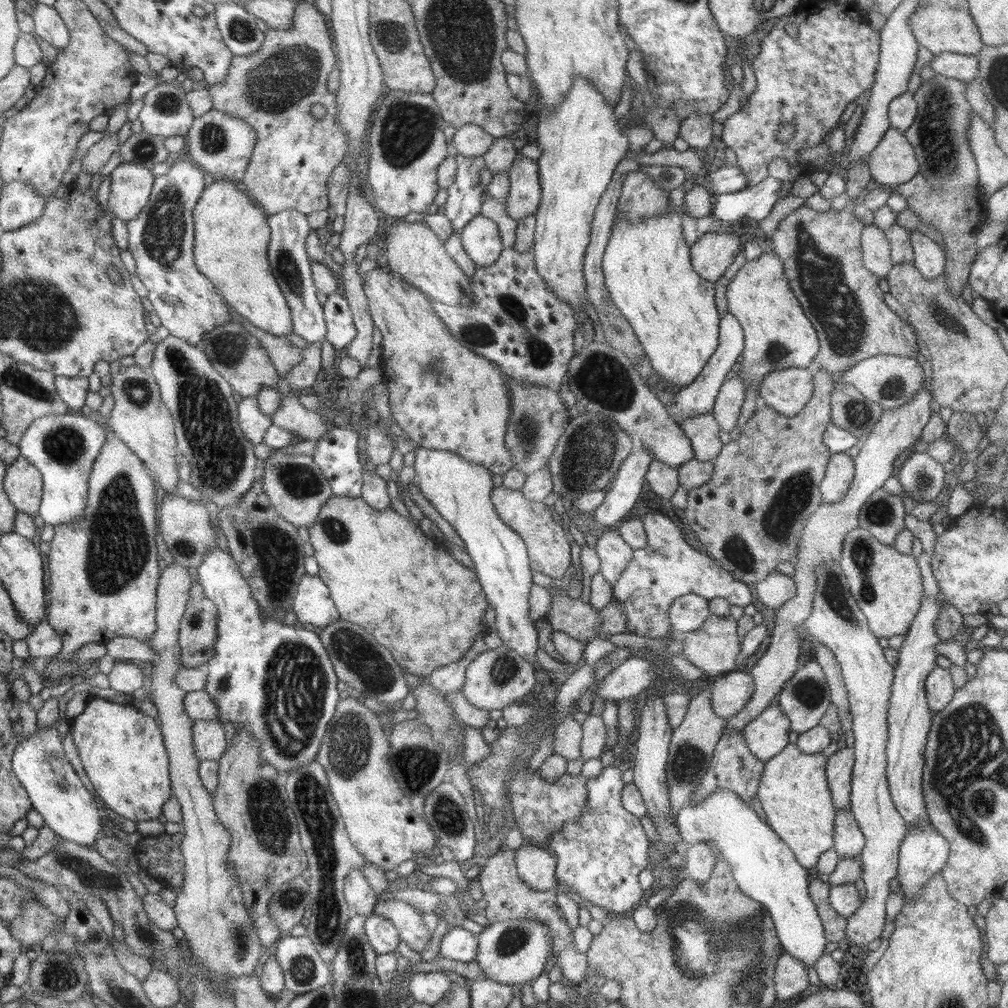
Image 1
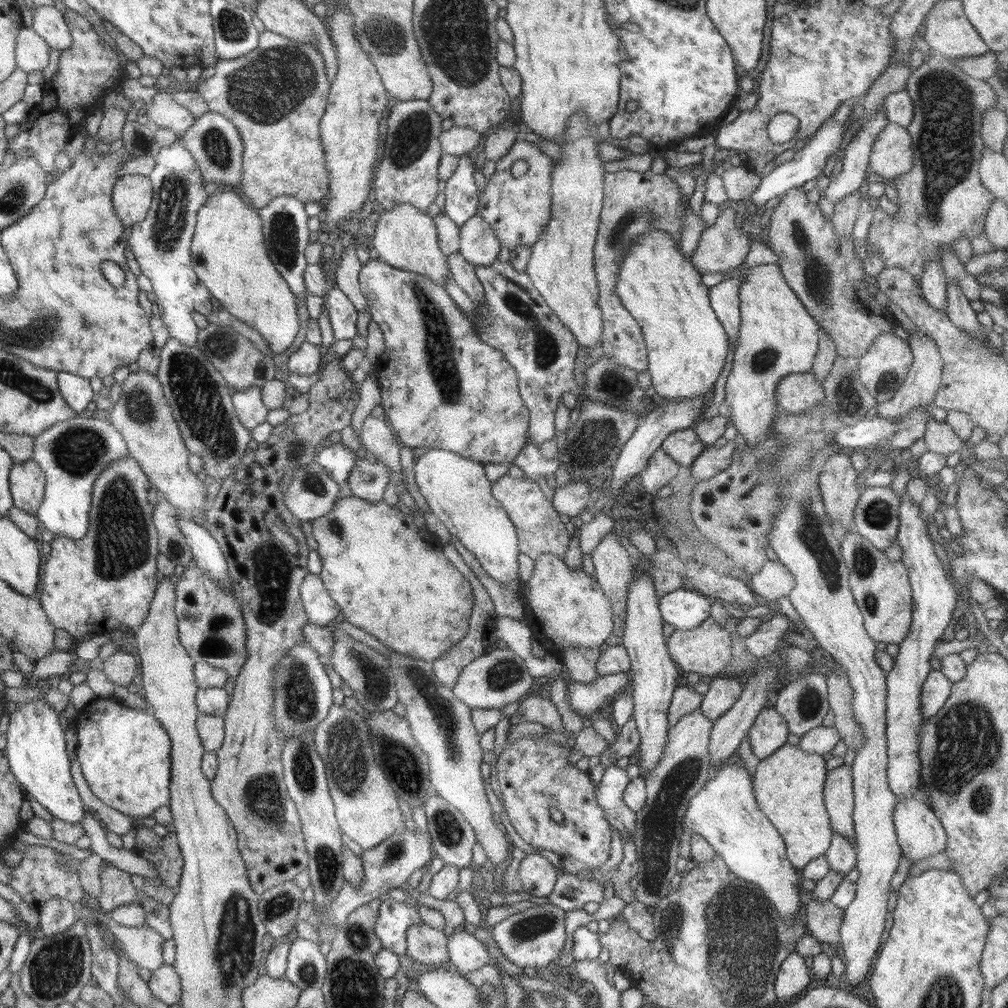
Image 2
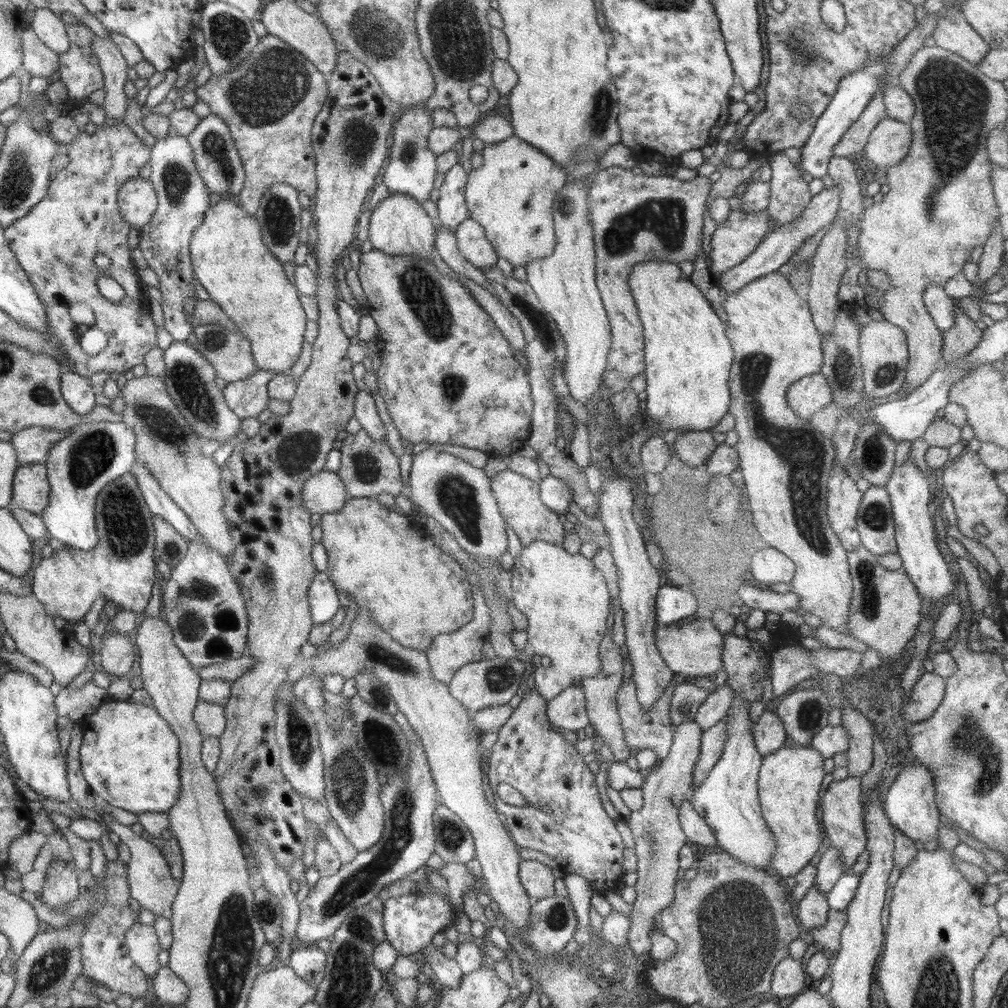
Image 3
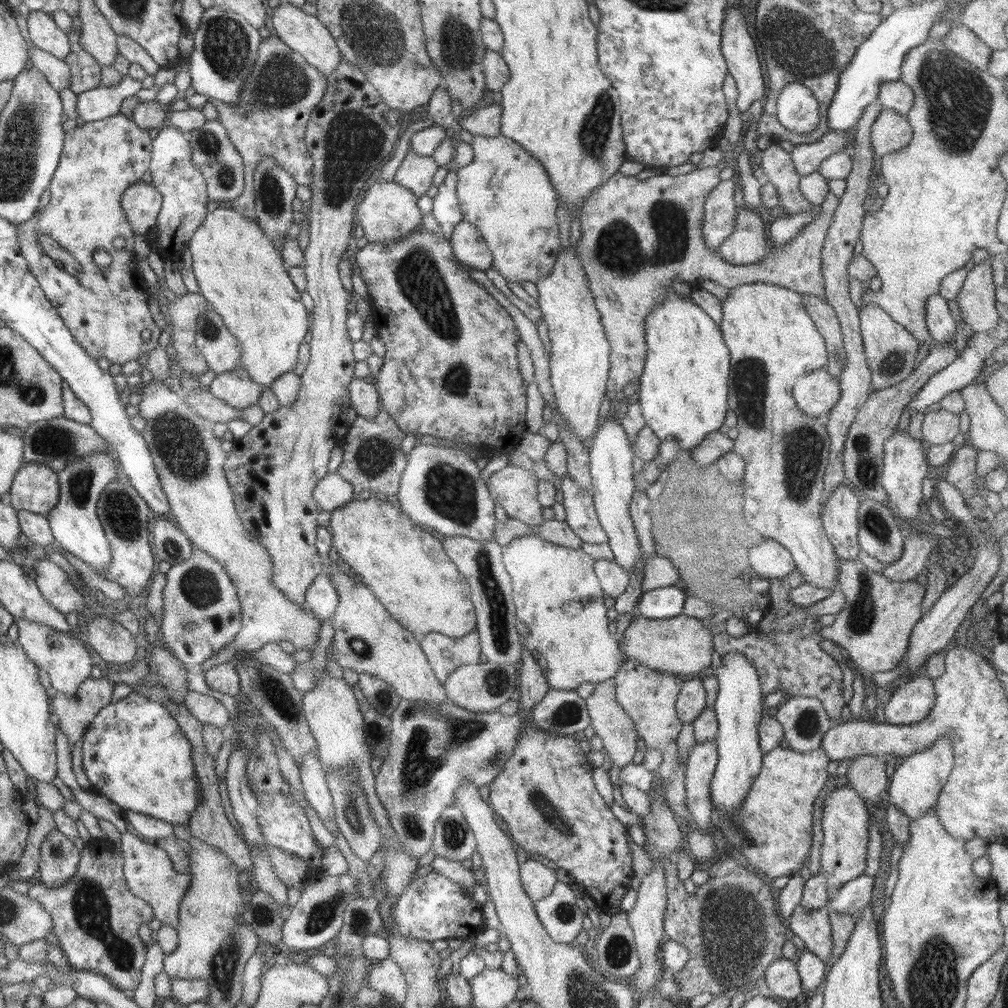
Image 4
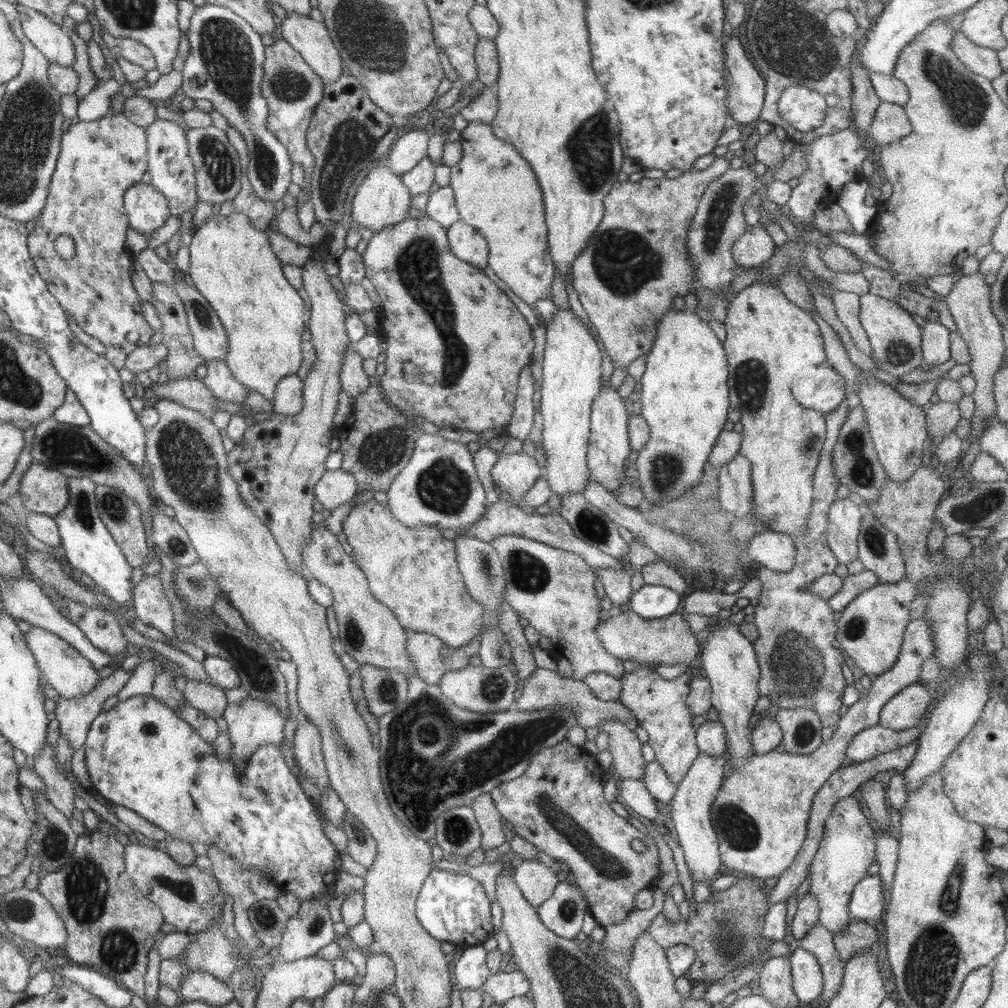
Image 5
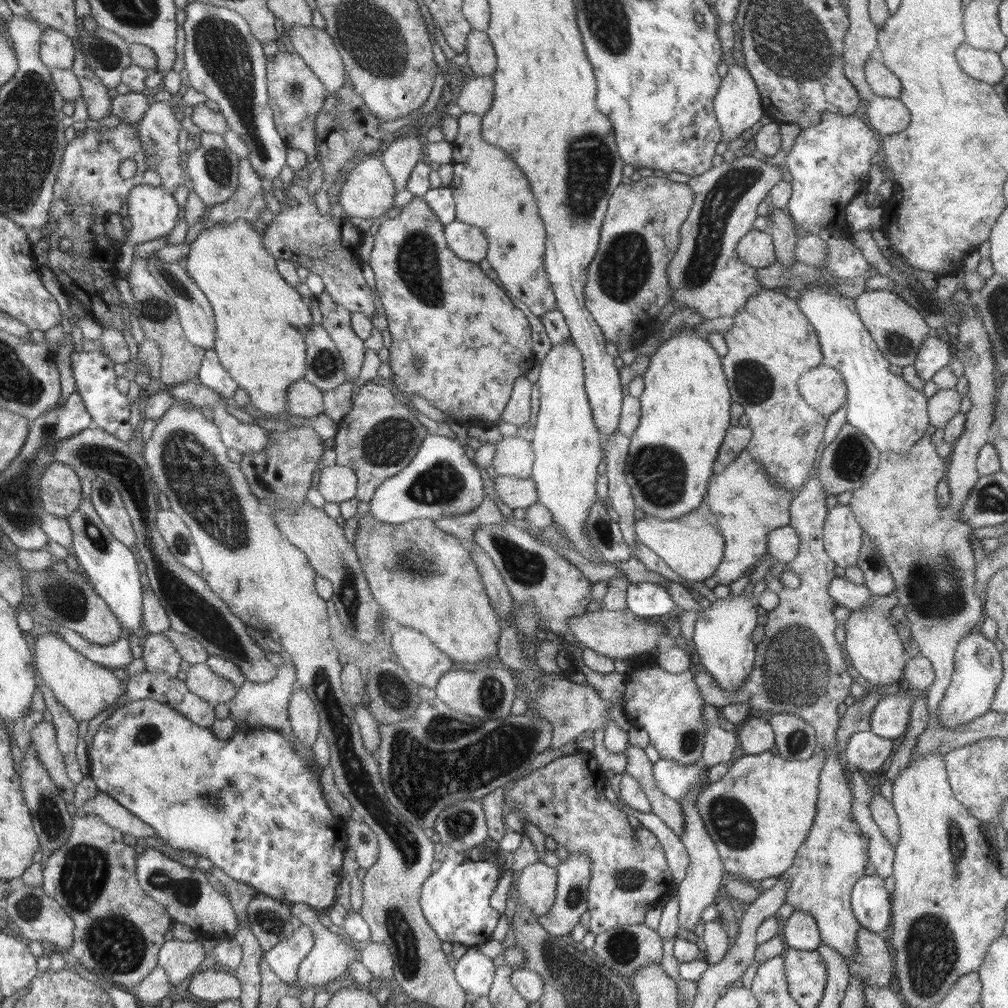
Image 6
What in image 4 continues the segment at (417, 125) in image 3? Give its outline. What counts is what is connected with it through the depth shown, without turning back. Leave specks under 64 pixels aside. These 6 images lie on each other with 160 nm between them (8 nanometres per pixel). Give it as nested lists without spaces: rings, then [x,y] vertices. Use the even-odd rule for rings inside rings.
[[[409,148],[393,181],[421,197],[433,185],[432,181],[438,169],[439,166],[432,157],[420,156]]]

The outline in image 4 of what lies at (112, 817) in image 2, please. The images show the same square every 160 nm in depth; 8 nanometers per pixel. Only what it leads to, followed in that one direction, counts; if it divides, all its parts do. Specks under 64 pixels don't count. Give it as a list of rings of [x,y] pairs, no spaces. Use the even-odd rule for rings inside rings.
[[[132,830],[121,834],[120,849],[123,852],[123,875],[130,892],[145,900],[152,907],[155,920],[162,925],[178,928],[180,901],[190,886],[191,874],[176,872],[165,850],[157,847],[152,841],[144,840]]]

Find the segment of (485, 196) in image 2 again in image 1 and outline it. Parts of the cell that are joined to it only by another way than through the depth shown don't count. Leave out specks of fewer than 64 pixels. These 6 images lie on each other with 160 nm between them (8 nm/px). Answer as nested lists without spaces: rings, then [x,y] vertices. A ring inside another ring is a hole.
[[[519,151],[510,168],[506,173],[510,181],[510,188],[507,201],[505,202],[506,212],[517,222],[525,216],[534,215],[541,201],[542,187],[539,181],[538,163]]]

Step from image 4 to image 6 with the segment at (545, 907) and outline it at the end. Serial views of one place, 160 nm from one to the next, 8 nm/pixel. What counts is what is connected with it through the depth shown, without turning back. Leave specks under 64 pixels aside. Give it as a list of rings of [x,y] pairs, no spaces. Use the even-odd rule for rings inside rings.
[[[585,852],[579,854],[570,853],[570,856],[564,863],[560,864],[557,871],[557,889],[554,906],[550,912],[537,918],[537,922],[552,937],[562,937],[569,939],[572,930],[581,920],[584,912],[587,912],[587,890],[589,885],[591,862]]]

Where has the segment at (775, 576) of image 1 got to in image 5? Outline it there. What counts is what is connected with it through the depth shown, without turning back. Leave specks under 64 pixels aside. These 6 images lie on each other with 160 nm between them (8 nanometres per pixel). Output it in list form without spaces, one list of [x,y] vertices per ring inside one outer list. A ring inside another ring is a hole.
[[[768,530],[754,535],[749,540],[745,552],[757,569],[789,572],[794,567],[797,548],[793,538],[785,532]],[[755,562],[758,562],[758,567]]]

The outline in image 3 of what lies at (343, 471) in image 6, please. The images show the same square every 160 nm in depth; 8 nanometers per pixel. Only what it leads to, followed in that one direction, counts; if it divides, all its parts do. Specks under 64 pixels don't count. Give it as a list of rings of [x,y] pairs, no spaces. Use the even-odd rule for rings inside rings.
[[[316,472],[302,485],[302,503],[308,513],[336,513],[344,508],[349,499],[345,484],[337,473]]]

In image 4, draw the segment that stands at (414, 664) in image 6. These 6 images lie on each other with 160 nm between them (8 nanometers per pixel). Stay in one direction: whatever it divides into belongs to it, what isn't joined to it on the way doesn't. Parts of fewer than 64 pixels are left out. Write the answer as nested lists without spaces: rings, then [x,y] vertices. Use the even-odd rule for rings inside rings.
[[[476,629],[461,637],[450,638],[445,634],[428,633],[419,638],[419,645],[442,684],[459,666],[479,663],[481,644]]]

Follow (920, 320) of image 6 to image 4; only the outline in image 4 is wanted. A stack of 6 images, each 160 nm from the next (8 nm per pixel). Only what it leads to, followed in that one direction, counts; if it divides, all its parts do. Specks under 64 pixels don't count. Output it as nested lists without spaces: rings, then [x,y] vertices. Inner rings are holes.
[[[866,304],[859,311],[861,335],[866,360],[871,372],[871,386],[874,390],[882,390],[894,386],[910,376],[916,362],[919,341],[908,329],[894,322],[890,315],[877,304]]]

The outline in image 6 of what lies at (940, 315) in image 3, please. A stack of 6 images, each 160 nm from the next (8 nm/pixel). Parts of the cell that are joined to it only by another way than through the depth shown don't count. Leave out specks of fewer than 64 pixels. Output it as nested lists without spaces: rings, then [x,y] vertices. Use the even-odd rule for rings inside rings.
[[[933,332],[924,337],[913,365],[918,376],[928,382],[938,370],[950,362],[950,357],[951,351],[947,342]]]

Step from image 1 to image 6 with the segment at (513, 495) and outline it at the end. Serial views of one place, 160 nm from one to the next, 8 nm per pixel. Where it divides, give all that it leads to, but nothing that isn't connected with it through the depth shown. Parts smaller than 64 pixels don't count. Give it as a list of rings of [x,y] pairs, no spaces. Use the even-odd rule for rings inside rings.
[[[518,436],[503,437],[496,444],[492,467],[502,477],[530,479],[535,454],[531,442]]]

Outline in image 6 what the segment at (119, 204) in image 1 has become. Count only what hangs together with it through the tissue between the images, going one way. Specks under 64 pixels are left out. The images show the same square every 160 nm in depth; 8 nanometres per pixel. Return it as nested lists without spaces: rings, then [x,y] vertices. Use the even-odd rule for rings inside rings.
[[[142,183],[136,185],[127,196],[128,215],[130,220],[130,233],[127,234],[128,240],[118,249],[115,270],[117,278],[128,278],[130,267],[134,259],[134,247],[142,242],[148,242],[162,237],[168,237],[178,221],[178,214],[182,211],[178,209],[176,199],[172,193],[165,190],[162,186],[148,185]]]

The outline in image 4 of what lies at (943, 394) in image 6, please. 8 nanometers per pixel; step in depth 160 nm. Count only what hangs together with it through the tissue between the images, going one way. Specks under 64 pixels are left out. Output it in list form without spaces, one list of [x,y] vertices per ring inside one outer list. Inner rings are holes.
[[[944,408],[925,413],[922,438],[931,445],[953,442],[959,433],[959,415]]]

